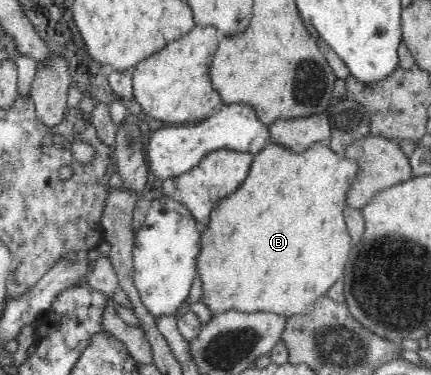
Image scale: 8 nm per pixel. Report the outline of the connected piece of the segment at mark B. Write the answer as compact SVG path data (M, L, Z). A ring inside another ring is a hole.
M270 143L262 151L253 155L249 174L240 188L225 196L223 200L217 203L213 208L206 229L200 237L200 250L196 256L196 273L199 274L199 280L202 282L203 294L200 300L205 303L213 316L227 312L229 310L237 310L237 312L272 312L277 316L299 316L305 312L311 312L313 304L319 298L324 298L328 290L339 280L344 277L345 263L350 255L351 237L349 236L347 225L344 219L344 210L347 206L346 198L349 188L354 184L358 173L358 164L356 159L347 156L339 156L333 152L327 144L316 143L309 148L305 148L303 152L293 152L280 144Z

